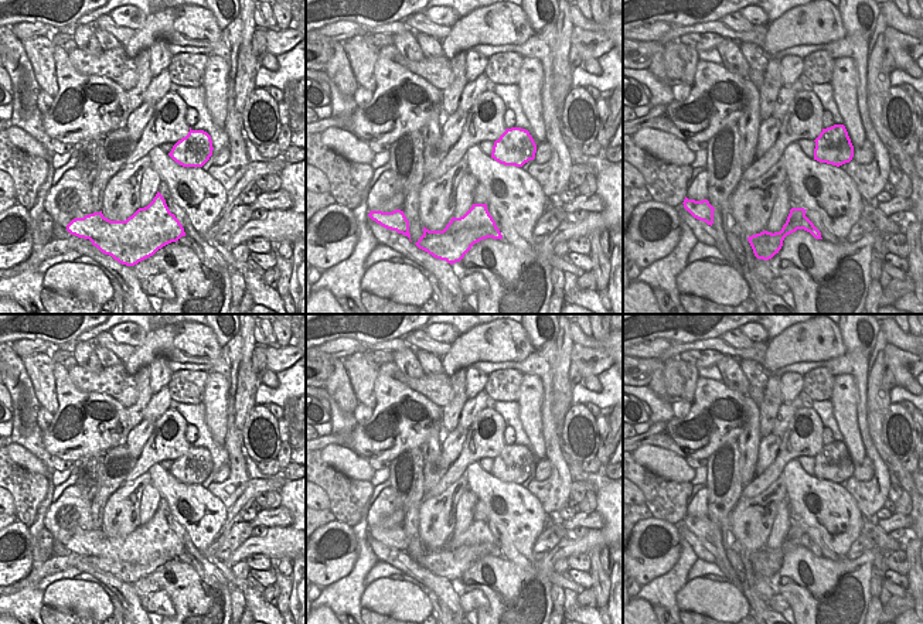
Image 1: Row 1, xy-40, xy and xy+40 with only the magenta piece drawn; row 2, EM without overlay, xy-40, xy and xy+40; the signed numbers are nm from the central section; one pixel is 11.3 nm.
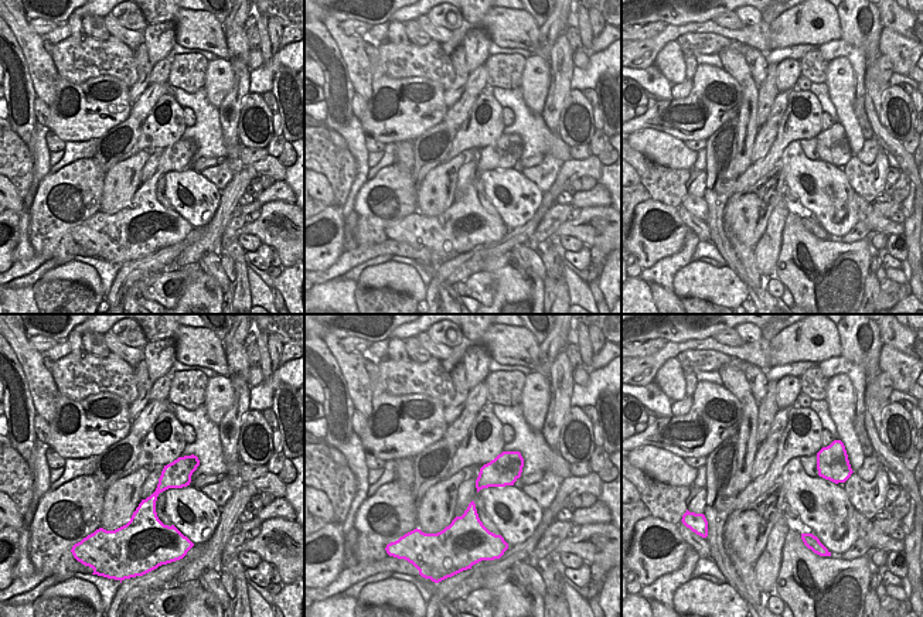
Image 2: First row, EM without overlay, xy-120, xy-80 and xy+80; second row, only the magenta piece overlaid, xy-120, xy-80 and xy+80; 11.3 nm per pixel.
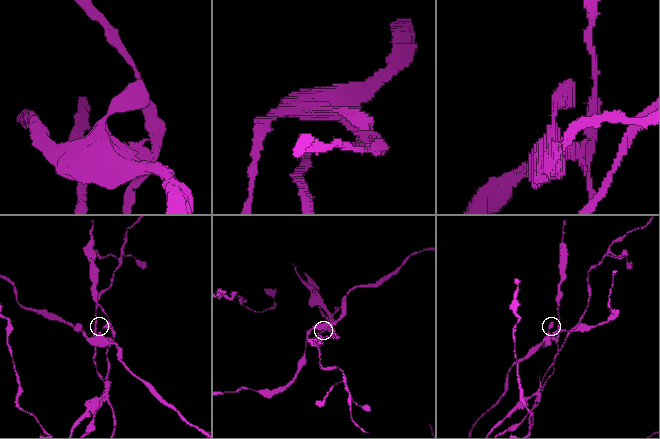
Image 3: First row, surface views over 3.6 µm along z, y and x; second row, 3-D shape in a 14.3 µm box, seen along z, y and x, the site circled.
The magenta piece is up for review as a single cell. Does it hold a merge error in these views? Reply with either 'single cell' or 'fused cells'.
fused cells

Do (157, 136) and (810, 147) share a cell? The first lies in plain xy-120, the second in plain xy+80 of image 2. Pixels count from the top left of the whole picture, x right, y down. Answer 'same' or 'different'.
different

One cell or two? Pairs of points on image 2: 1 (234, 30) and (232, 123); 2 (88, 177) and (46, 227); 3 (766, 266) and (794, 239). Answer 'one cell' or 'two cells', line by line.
1: one cell
2: one cell
3: two cells

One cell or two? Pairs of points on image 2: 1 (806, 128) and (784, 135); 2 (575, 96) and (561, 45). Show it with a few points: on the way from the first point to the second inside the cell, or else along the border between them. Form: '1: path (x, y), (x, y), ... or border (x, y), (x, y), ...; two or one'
1: path (800, 128), (790, 129); one
2: border (571, 89), (564, 99), (558, 120); two

